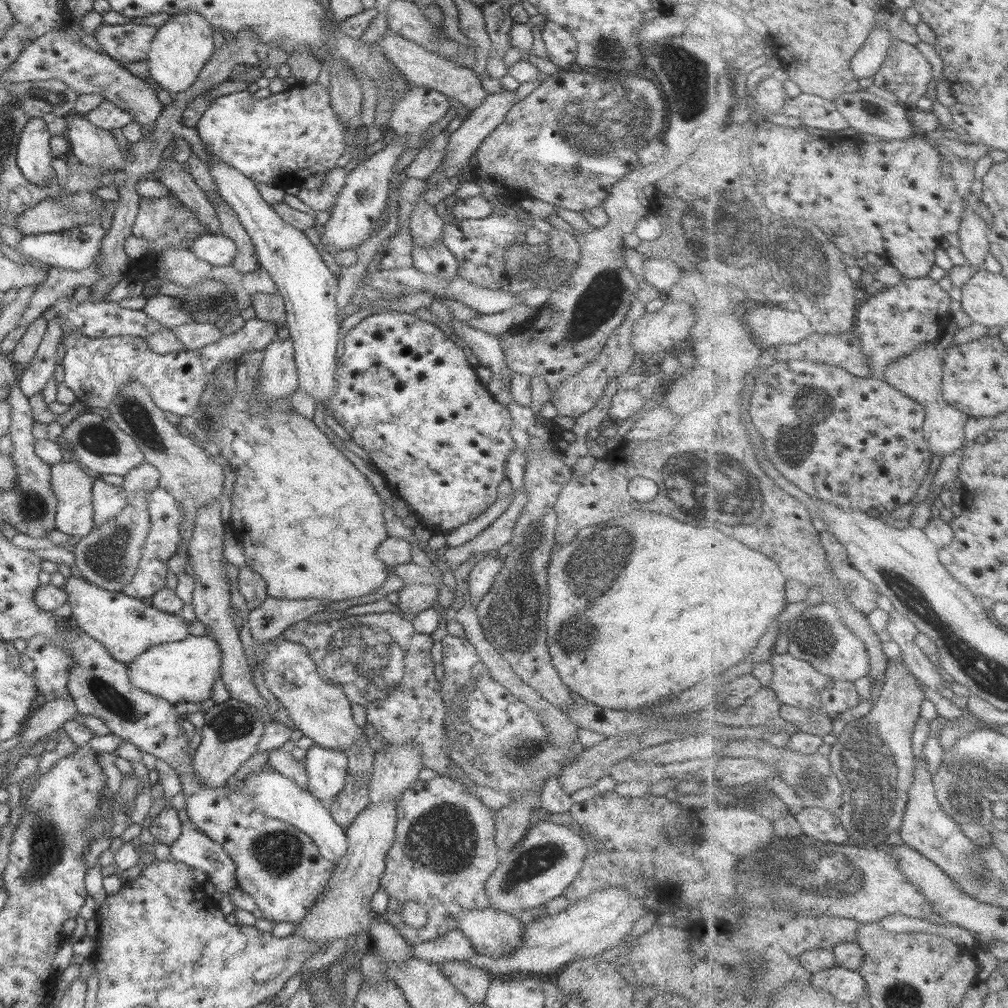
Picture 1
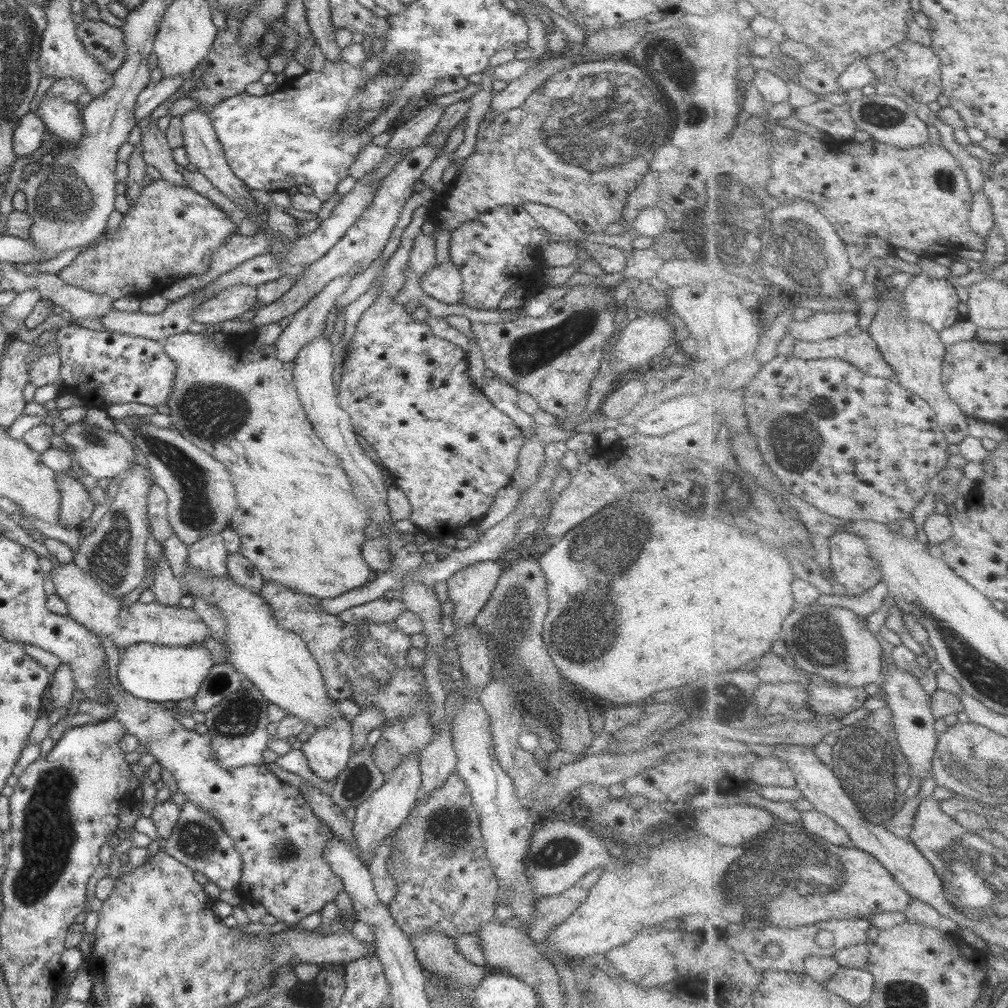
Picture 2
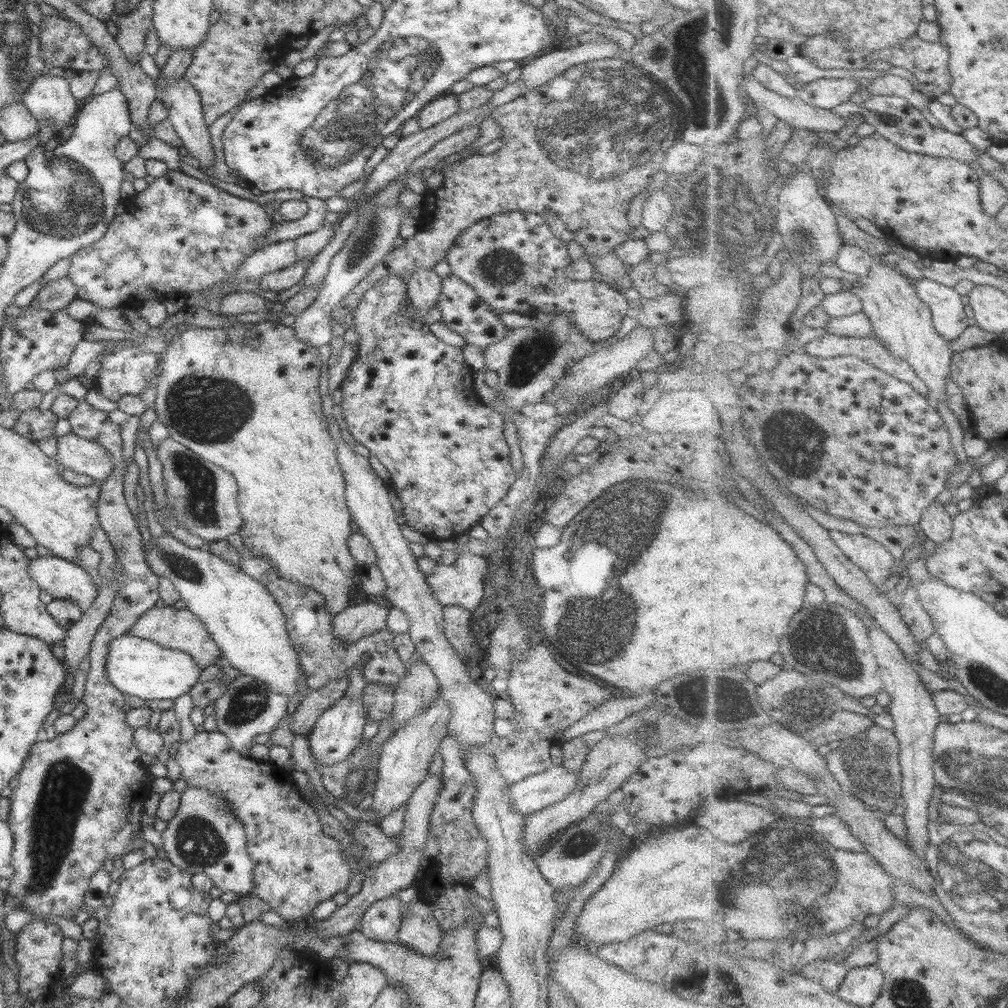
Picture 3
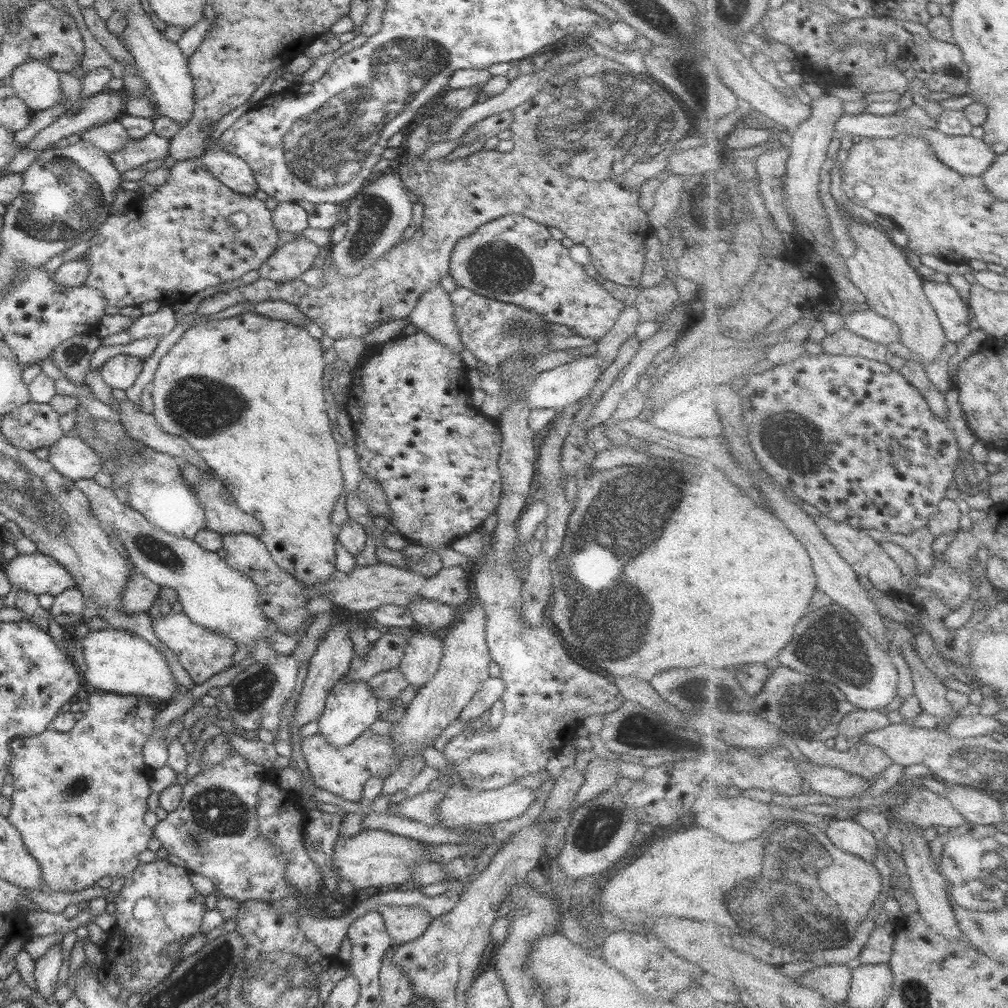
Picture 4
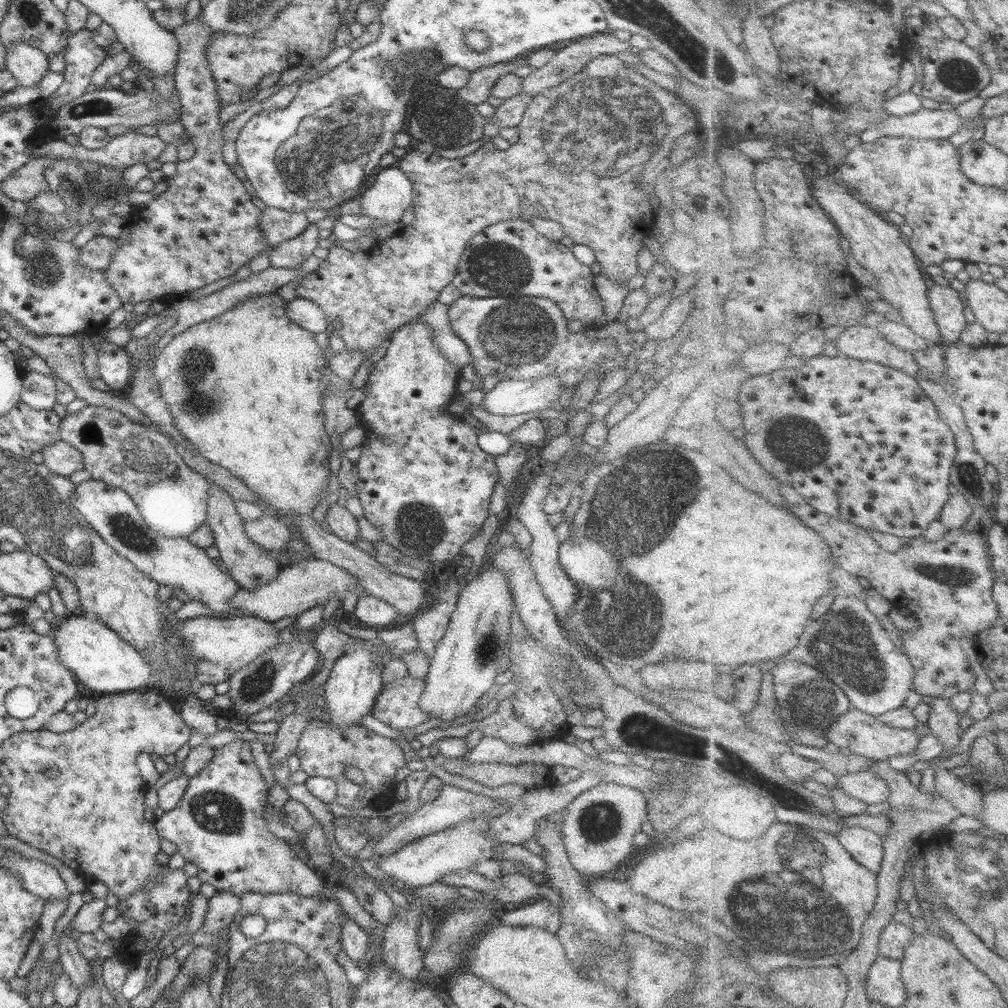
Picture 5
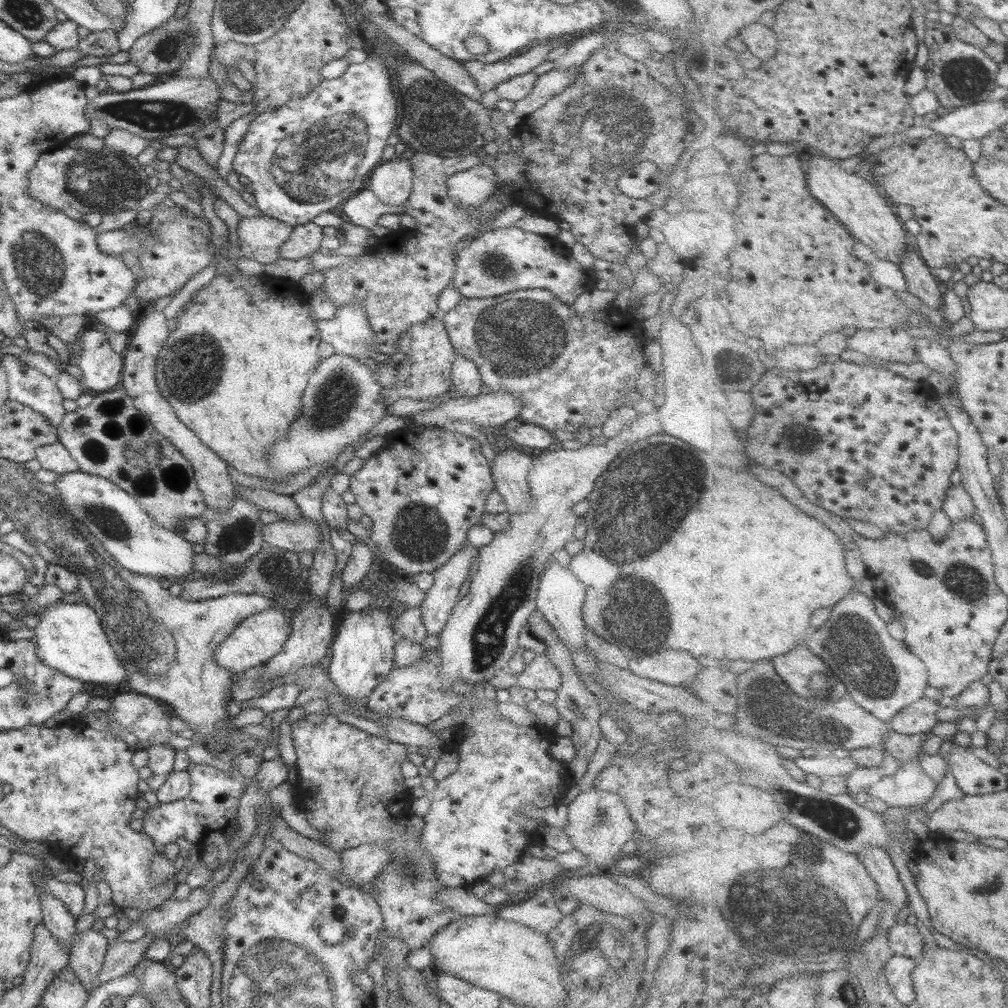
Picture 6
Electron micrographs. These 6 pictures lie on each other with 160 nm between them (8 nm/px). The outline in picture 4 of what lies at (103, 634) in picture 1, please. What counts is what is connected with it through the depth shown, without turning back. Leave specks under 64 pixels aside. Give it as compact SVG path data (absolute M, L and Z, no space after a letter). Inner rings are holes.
M40 551L17 555L9 561L5 573L11 586L36 595L49 593L55 597L65 588L75 586L68 571ZM172 612L162 619L156 619L152 627L156 637L172 652L176 653L184 670L190 674L196 685L206 682L208 678L212 678L212 676L216 676L216 674L233 666L232 656L238 649L238 644L232 638L224 636L224 633L217 633L192 622L183 612Z

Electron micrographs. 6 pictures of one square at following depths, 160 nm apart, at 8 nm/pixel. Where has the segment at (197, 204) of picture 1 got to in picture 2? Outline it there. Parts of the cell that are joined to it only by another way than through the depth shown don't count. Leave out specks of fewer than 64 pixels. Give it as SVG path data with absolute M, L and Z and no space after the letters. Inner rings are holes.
M150 116L137 123L141 130L142 154L146 165L155 167L161 178L175 185L185 186L185 180L178 173L178 164L172 158L173 148L170 148L165 133Z

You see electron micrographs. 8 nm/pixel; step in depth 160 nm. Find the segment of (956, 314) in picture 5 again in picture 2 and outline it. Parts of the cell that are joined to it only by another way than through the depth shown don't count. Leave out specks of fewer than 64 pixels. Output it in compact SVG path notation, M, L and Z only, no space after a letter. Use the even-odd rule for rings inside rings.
M921 273L911 279L901 297L905 306L905 313L909 319L918 319L931 324L938 332L952 328L958 324L963 316L960 314L960 296L954 284L945 278L931 278Z

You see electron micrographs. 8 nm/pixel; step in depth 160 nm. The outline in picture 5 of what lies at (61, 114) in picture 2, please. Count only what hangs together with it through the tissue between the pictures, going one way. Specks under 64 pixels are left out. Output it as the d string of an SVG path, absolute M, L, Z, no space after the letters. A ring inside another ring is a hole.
M15 42L5 51L5 68L18 79L19 86L38 84L48 71L48 56L39 48Z

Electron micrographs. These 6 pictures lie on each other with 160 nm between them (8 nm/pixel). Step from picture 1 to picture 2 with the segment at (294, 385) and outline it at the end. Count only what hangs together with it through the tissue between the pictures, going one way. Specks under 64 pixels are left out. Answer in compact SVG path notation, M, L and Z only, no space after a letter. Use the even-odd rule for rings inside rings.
M344 273L330 279L305 307L293 314L291 323L283 328L275 342L278 360L294 361L307 344L323 334L328 314L335 310L334 302L346 292L354 276L354 273Z

